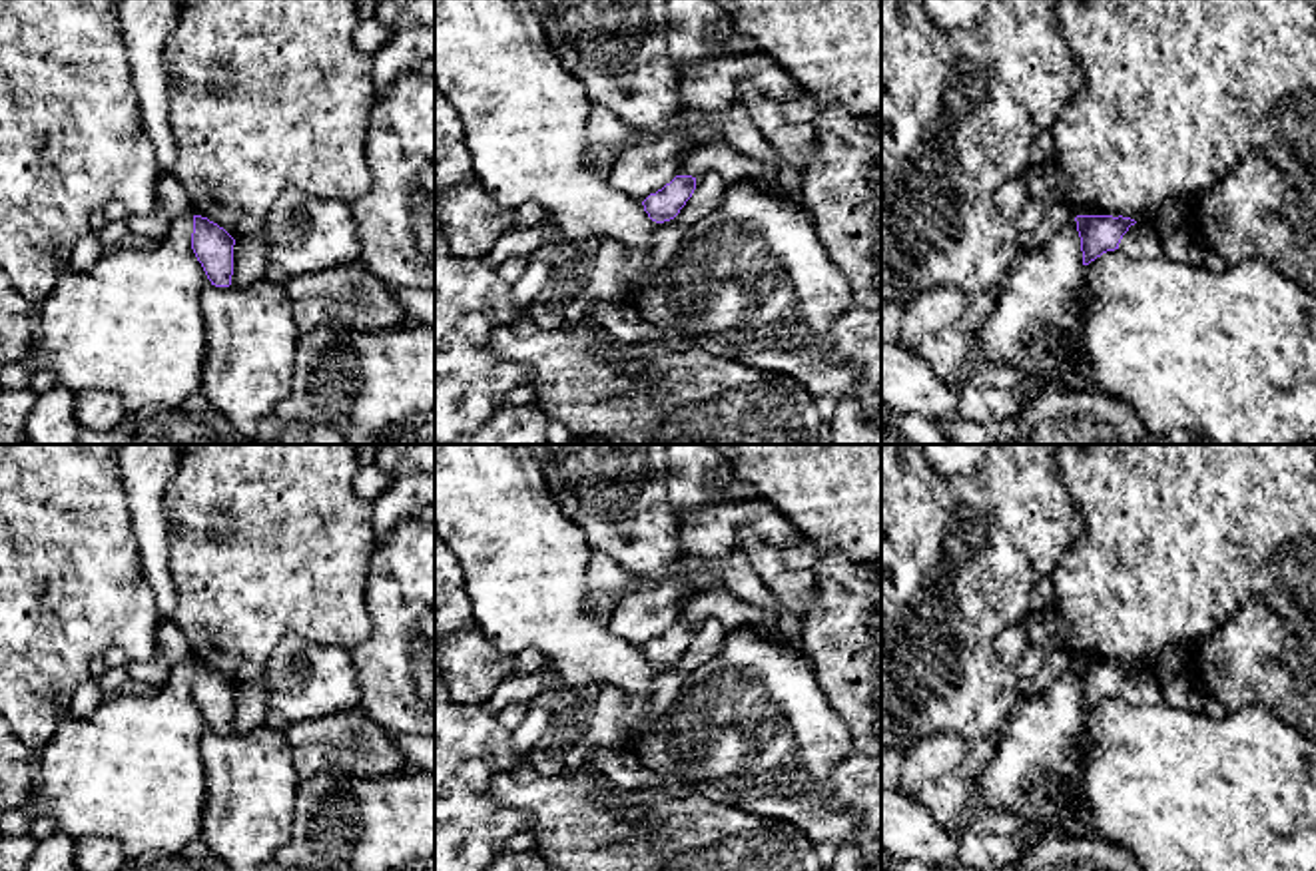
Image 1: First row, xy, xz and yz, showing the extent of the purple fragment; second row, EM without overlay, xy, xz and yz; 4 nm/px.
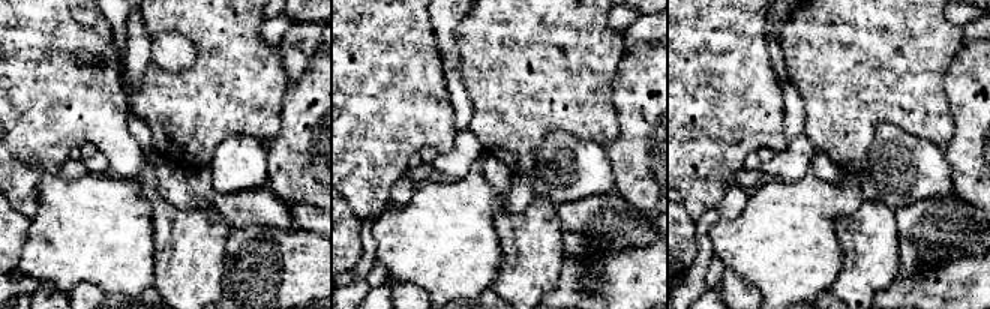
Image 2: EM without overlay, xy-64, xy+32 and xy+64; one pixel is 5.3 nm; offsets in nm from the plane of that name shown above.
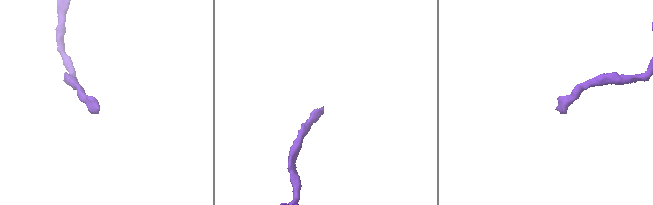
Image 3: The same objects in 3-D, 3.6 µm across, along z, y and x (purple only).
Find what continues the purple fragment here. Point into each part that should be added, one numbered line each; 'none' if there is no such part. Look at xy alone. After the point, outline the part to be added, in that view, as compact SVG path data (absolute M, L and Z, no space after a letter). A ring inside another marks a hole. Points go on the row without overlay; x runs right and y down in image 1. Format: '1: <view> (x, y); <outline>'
none

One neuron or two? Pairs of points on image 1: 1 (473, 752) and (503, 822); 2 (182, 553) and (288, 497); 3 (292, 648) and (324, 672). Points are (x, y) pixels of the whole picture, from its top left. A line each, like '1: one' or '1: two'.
1: one
2: one
3: one

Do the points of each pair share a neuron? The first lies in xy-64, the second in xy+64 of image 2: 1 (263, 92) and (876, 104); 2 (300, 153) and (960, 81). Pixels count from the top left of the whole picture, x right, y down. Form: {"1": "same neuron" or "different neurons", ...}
{"1": "same neuron", "2": "same neuron"}

